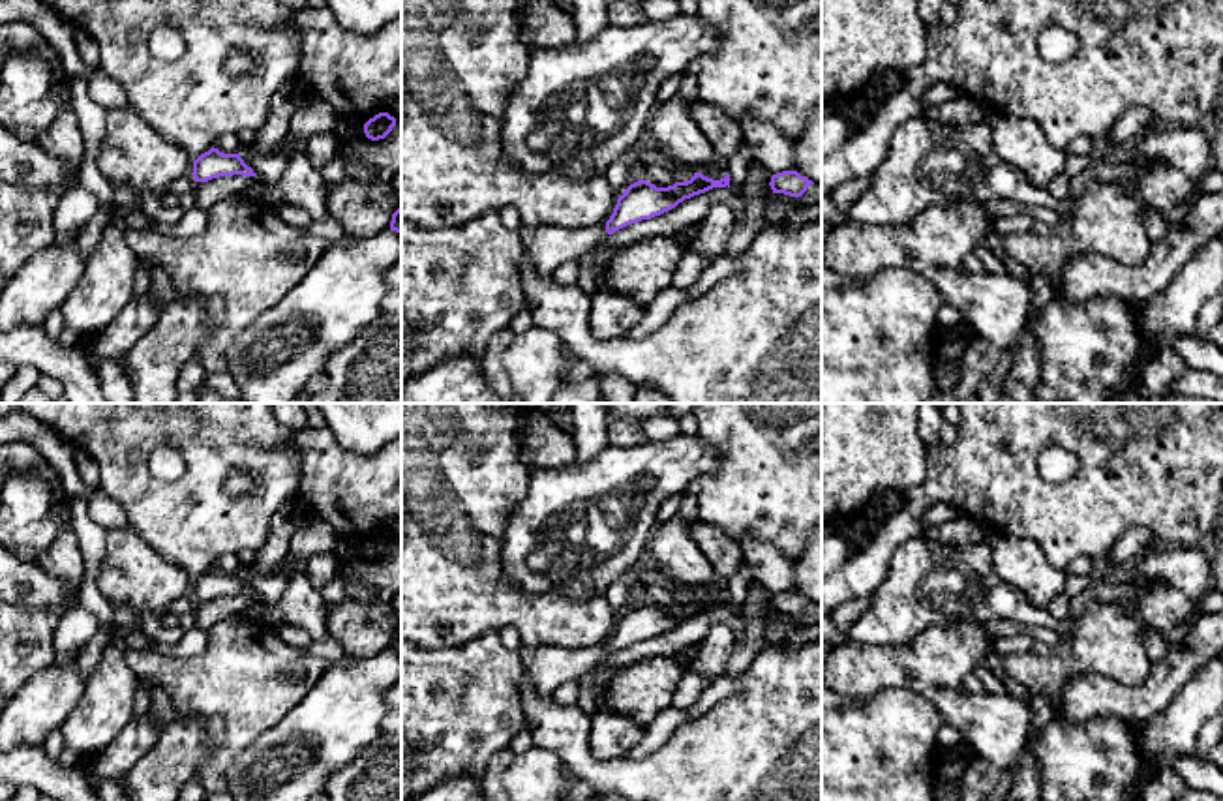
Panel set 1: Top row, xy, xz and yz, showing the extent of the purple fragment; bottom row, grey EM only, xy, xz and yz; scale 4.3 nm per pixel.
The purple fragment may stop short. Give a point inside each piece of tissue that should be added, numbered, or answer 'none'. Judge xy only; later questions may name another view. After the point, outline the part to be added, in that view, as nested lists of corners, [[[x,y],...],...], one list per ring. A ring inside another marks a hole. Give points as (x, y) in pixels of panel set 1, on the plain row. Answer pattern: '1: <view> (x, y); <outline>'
none

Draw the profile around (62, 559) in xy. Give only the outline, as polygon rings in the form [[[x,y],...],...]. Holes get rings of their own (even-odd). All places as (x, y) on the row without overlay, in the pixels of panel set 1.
[[[69,512],[54,542],[47,548],[38,565],[51,576],[75,591],[71,602],[77,604],[77,591],[84,570],[84,561],[77,535],[69,523]]]

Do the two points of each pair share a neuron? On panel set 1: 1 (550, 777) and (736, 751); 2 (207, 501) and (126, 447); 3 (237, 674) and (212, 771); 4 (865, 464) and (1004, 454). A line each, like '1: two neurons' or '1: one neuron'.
1: two neurons
2: one neuron
3: one neuron
4: two neurons

